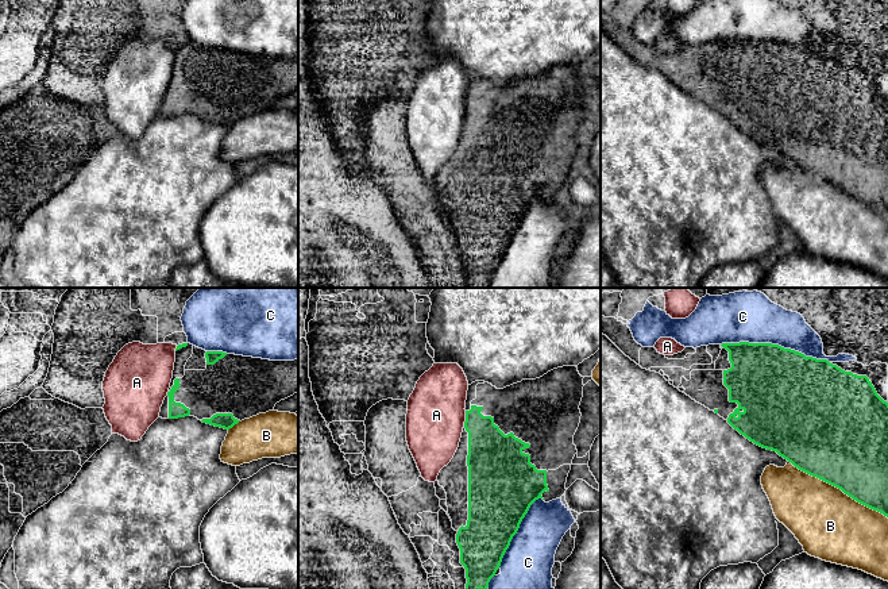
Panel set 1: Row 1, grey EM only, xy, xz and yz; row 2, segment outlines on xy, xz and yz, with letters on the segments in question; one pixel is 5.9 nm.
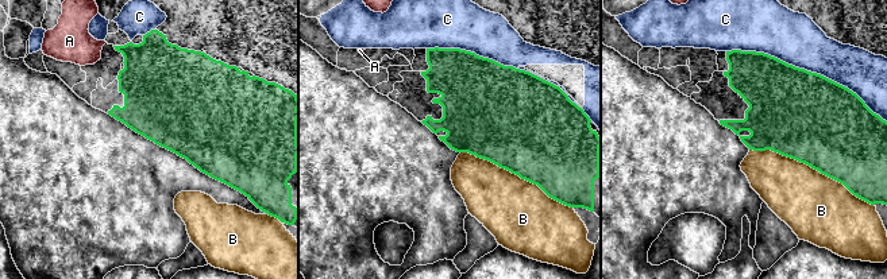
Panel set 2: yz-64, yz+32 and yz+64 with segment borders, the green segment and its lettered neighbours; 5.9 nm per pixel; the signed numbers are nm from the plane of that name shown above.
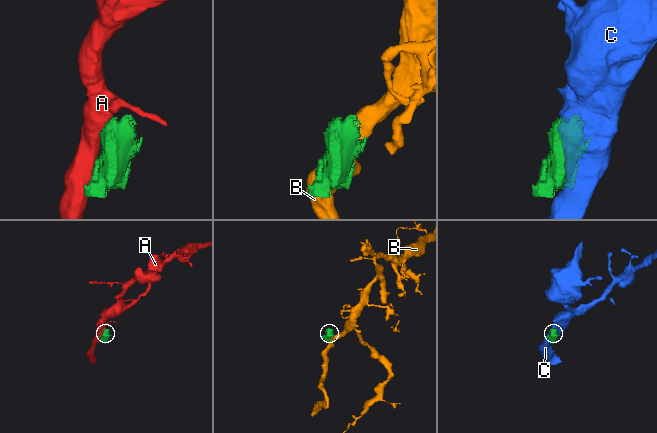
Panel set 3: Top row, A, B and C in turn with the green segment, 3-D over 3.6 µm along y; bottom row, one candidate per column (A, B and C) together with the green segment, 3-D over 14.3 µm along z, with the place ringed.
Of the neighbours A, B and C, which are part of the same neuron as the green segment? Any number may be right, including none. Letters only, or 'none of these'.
none of these

